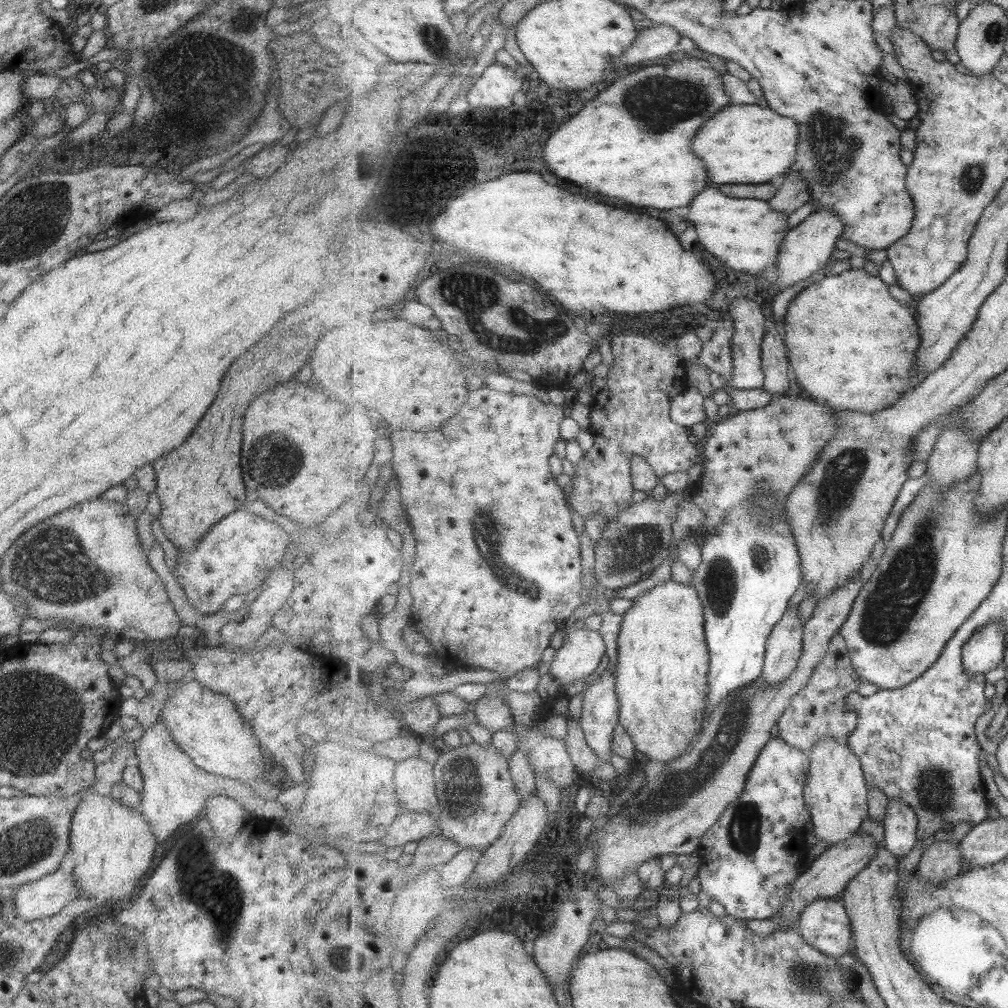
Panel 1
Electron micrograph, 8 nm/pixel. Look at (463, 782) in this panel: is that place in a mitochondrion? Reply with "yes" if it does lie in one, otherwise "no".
yes

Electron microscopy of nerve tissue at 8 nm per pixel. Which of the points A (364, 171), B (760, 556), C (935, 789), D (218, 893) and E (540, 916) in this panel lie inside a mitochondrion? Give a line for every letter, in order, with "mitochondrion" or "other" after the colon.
A: other
B: mitochondrion
C: mitochondrion
D: mitochondrion
E: mitochondrion

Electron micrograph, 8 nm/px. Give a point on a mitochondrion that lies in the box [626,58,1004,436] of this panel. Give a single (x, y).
(832, 144)

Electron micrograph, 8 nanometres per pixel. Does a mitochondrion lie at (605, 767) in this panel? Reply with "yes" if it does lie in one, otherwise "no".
no

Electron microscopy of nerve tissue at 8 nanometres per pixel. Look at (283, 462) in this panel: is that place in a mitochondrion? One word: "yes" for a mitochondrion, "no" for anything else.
yes

